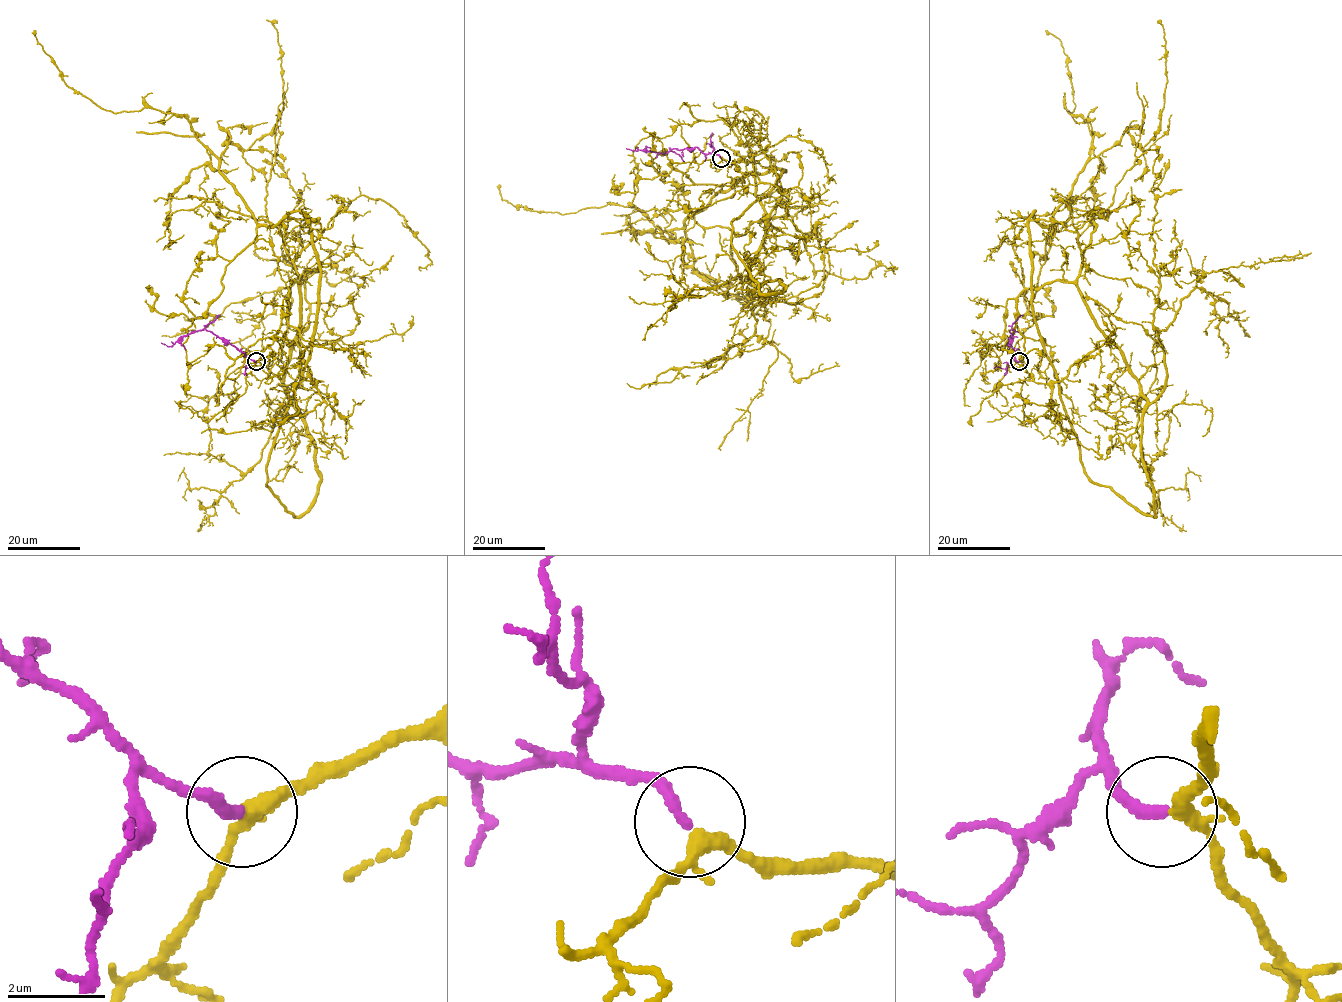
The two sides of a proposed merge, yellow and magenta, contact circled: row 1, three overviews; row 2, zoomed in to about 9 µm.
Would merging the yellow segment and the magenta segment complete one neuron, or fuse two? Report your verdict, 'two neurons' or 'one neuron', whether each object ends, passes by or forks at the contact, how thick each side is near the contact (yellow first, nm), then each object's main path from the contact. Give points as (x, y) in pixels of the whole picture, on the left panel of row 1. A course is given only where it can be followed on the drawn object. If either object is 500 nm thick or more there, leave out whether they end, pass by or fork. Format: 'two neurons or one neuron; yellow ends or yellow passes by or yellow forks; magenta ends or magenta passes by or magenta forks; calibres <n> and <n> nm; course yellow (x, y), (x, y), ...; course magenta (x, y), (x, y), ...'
one neuron; yellow passes by; magenta ends; calibres 280 and 240 nm; course yellow (256, 362), (280, 351), (294, 259), (321, 225), (299, 211), (259, 224), (190, 122), (97, 106), (34, 30); course magenta (256, 362), (205, 329), (181, 336), (170, 346), (161, 342)

